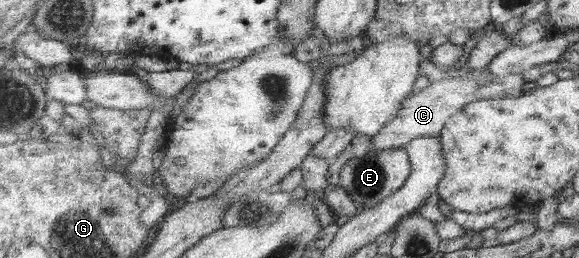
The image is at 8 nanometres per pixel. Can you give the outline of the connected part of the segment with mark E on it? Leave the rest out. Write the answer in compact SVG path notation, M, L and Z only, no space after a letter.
M372 147L365 155L352 157L345 162L340 171L339 184L362 209L367 209L400 190L408 182L410 173L412 164L406 148L380 151Z

